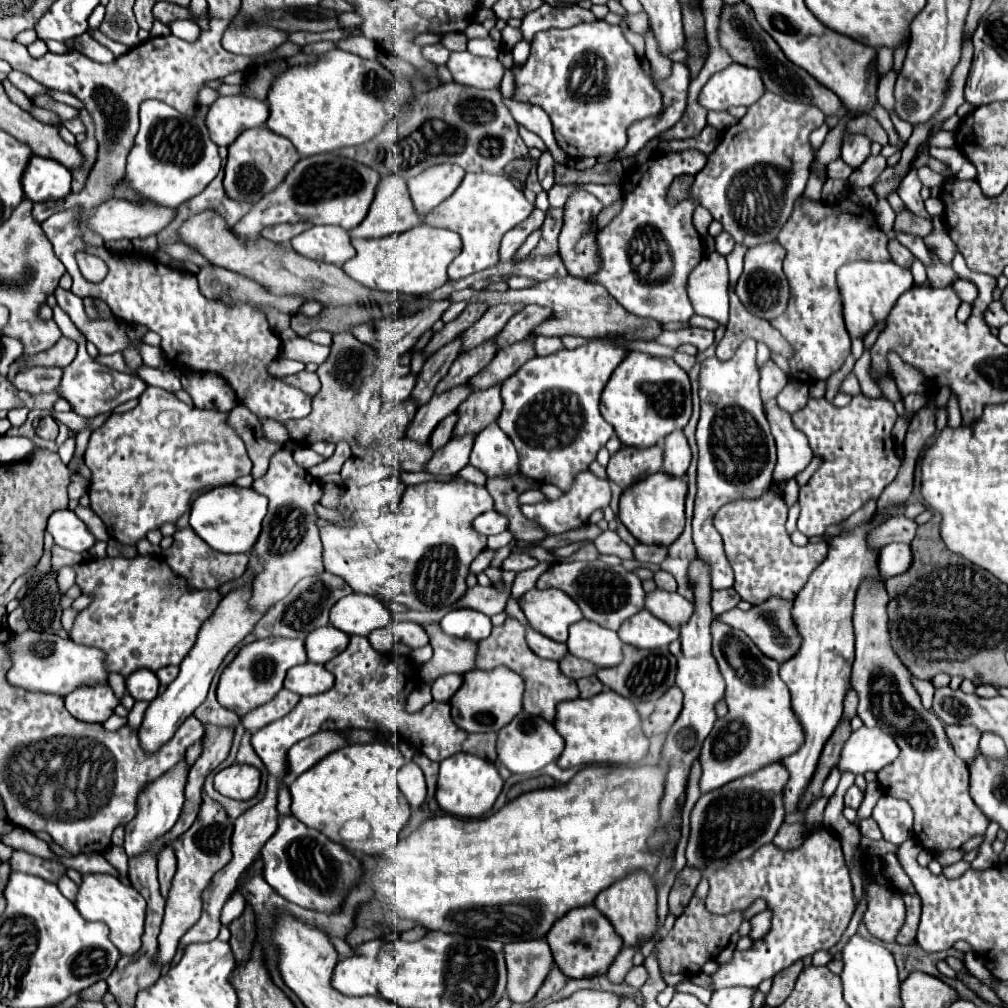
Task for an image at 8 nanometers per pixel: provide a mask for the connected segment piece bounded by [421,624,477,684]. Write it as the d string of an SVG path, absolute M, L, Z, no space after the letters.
M427 624L425 630L429 634L429 644L433 646L433 658L421 666L421 678L427 684L447 672L465 674L475 668L477 642L447 636L441 632L439 624Z

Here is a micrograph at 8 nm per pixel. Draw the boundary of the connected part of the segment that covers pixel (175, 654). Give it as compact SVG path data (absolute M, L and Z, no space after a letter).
M135 556L135 558L101 558L89 560L79 566L77 570L77 584L81 586L83 594L91 594L93 602L85 608L73 628L71 638L77 644L93 646L105 652L105 668L107 672L117 672L121 676L129 676L137 668L149 668L151 672L163 666L179 666L187 652L195 644L197 630L203 620L215 610L221 596L217 590L189 590L181 578L177 578L165 564L161 556Z

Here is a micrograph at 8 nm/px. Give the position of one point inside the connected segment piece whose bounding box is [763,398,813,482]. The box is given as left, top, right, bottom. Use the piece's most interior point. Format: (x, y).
(793, 453)

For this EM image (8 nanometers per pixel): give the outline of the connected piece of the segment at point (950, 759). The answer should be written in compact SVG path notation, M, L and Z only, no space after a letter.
M879 576L865 578L859 586L857 598L855 598L855 612L853 612L853 628L855 628L855 662L853 662L853 674L851 674L851 686L859 696L857 716L863 720L867 728L881 728L887 732L895 744L899 746L899 758L891 762L887 768L877 772L877 780L885 794L893 798L907 800L909 806L915 812L915 838L933 854L939 854L943 850L955 850L961 848L969 838L983 836L989 820L987 816L977 808L977 804L969 796L969 768L955 756L955 750L945 734L945 724L931 712L925 710L921 704L921 698L911 682L911 672L907 666L899 660L891 646L891 634L889 634L889 616L887 616L887 604L889 594L883 586L883 580Z

